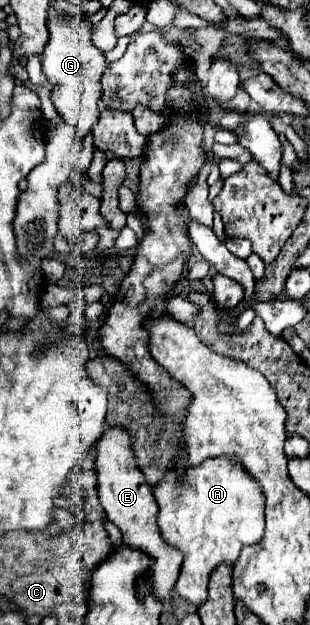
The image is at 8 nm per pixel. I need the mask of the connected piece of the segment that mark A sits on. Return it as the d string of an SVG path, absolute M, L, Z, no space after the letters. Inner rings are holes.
M228 457L206 459L200 465L186 463L184 475L178 475L176 469L172 467L164 475L164 479L152 489L152 493L160 507L158 525L160 525L162 537L184 553L182 571L180 571L174 591L180 597L184 597L188 603L200 605L208 595L208 577L212 569L222 561L236 563L242 547L260 543L260 539L264 537L264 493L260 485L244 471L244 467L238 461L228 459Z

